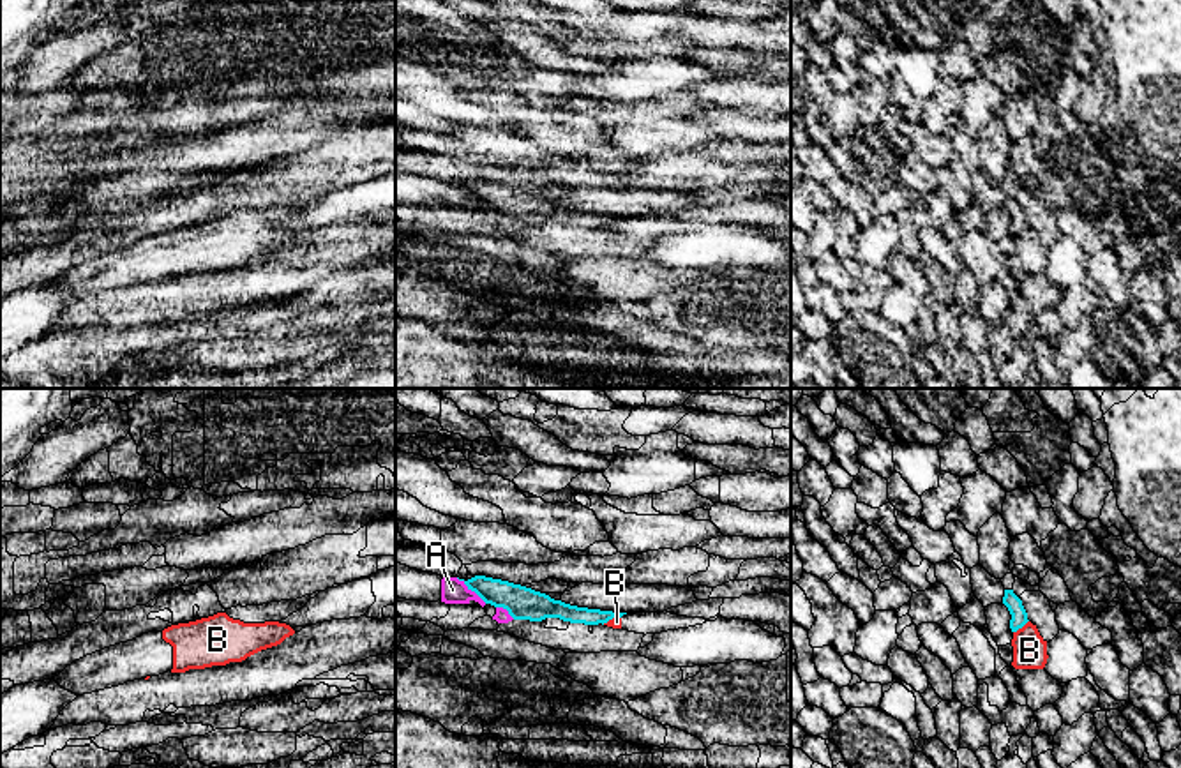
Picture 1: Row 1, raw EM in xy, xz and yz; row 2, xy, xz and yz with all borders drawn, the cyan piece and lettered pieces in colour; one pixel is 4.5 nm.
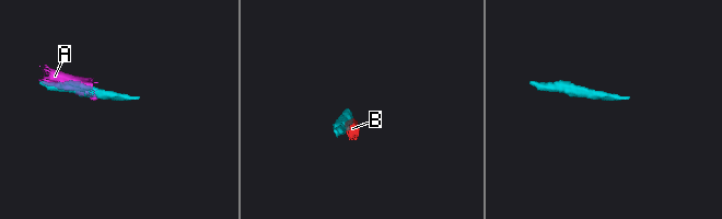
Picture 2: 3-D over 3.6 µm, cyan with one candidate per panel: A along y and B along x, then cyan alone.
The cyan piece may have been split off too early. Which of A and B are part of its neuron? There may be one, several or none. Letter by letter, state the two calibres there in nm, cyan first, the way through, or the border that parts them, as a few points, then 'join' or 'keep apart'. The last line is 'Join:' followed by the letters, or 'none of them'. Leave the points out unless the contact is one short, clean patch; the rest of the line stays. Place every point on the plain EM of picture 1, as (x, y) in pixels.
A: 150 nm thick on the cyan side, 110 nm on the other; border along xz (456, 182), (486, 207); keep apart
B: 80 nm thick on the cyan side, 160 nm on the other; border along yz (1028, 225), (1014, 237); keep apart
Join: none of them

